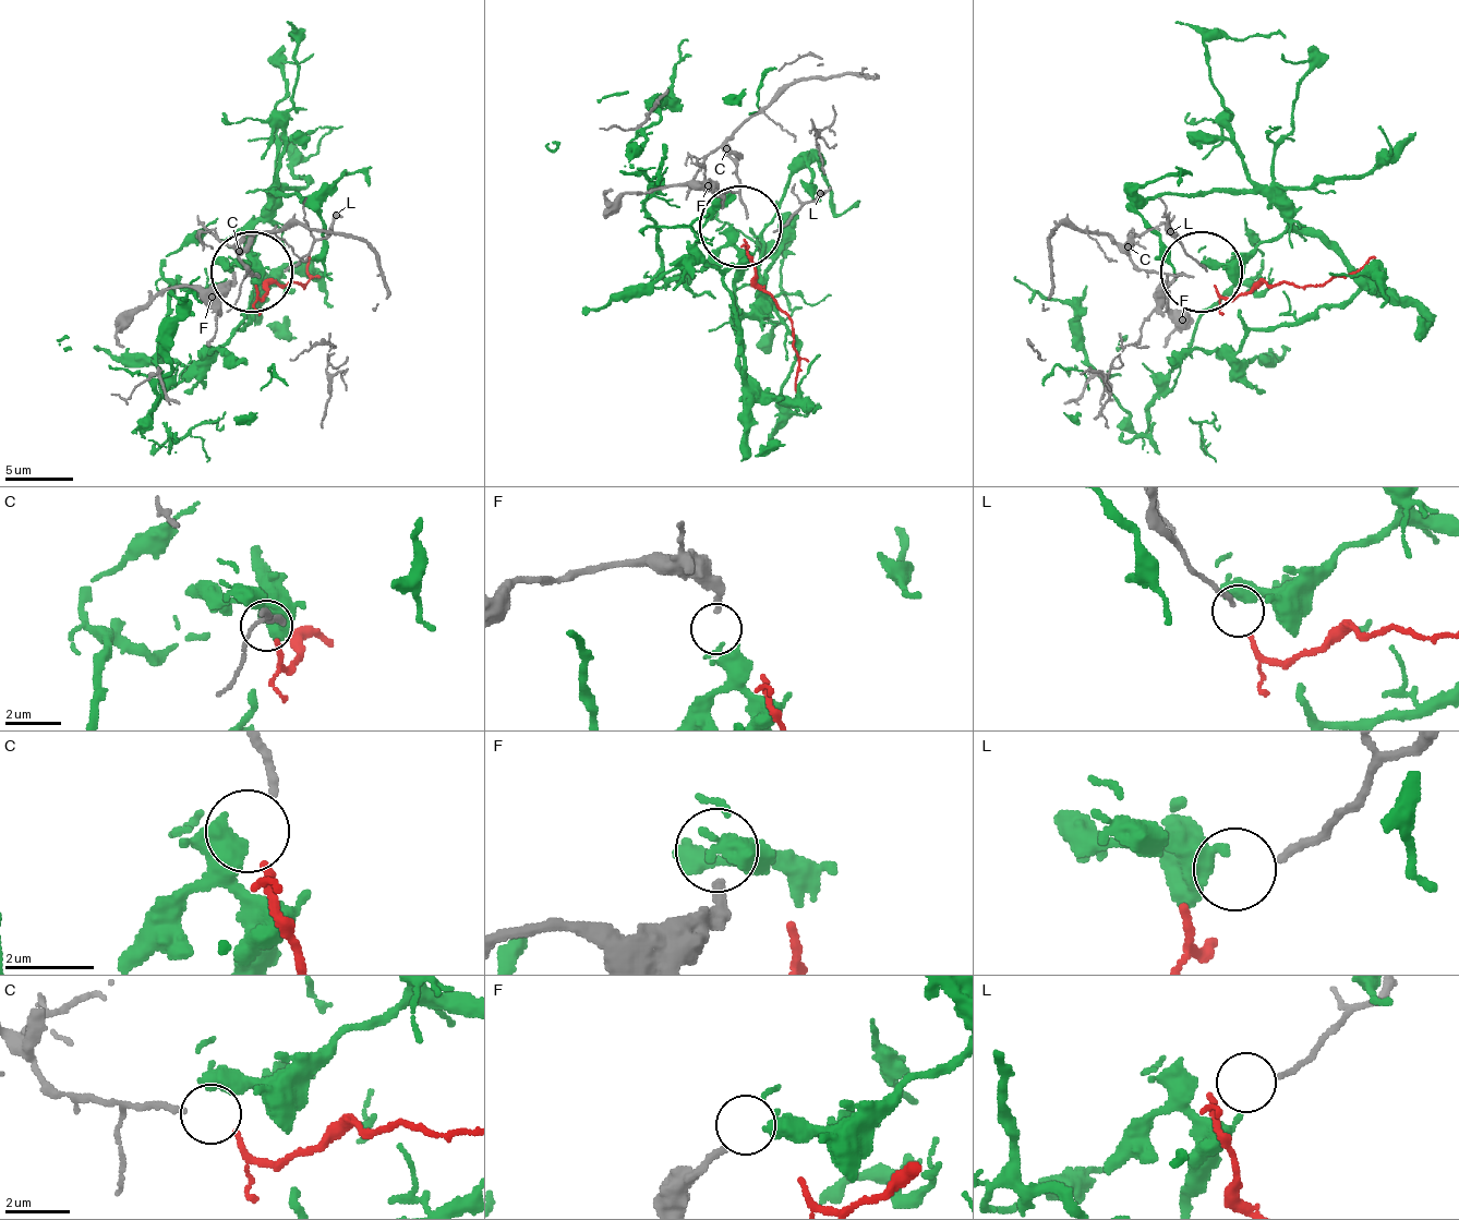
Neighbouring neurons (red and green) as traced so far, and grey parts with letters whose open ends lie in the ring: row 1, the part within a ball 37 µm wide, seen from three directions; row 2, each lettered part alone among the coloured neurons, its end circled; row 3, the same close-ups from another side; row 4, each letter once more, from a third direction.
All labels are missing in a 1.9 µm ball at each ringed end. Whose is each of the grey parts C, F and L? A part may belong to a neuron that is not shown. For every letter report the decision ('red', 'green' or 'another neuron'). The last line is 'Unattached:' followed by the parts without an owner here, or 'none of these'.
C: red
F: green
L: another neuron
Unattached: L

